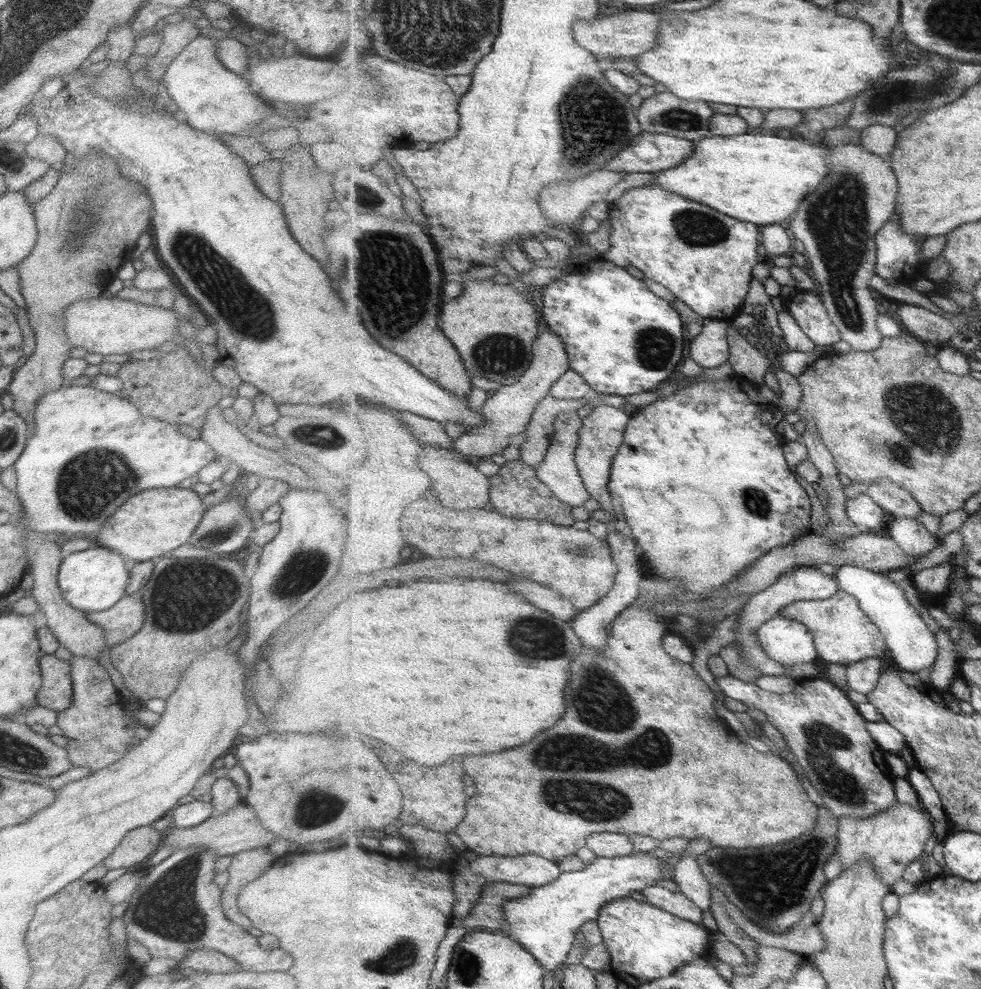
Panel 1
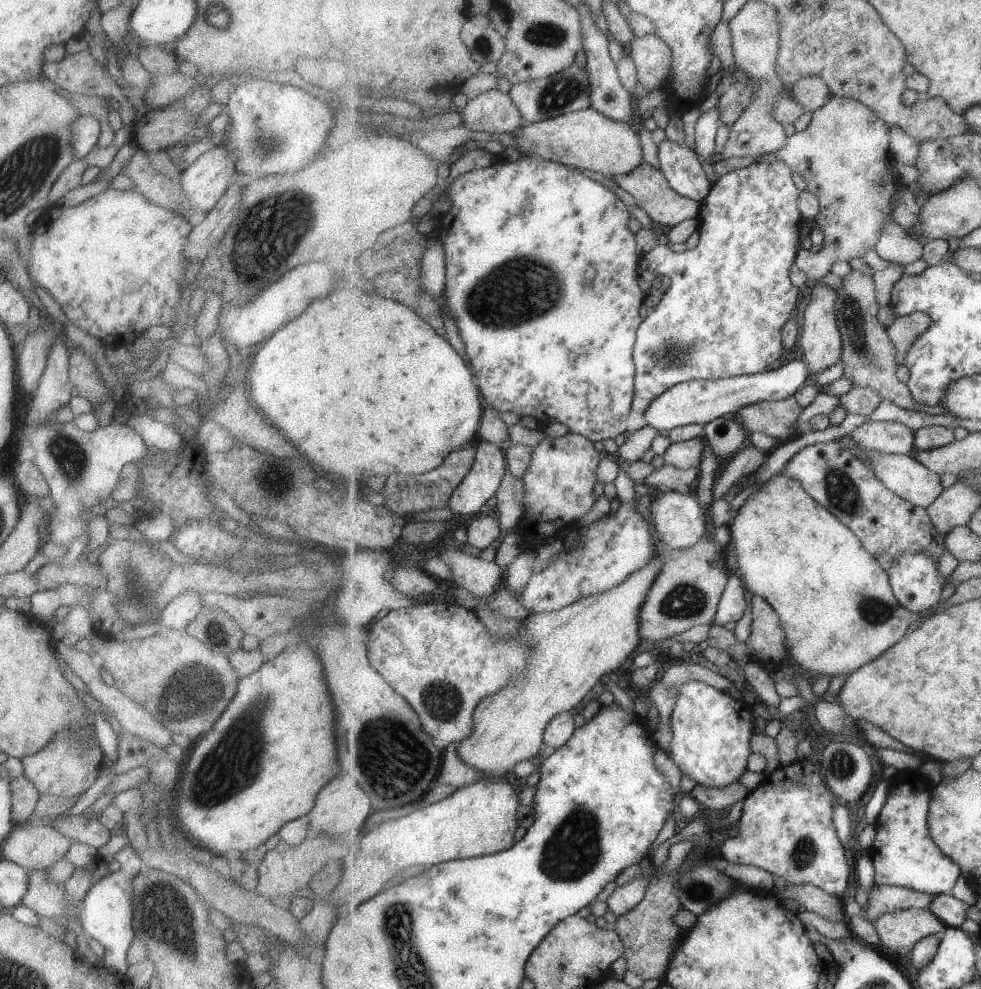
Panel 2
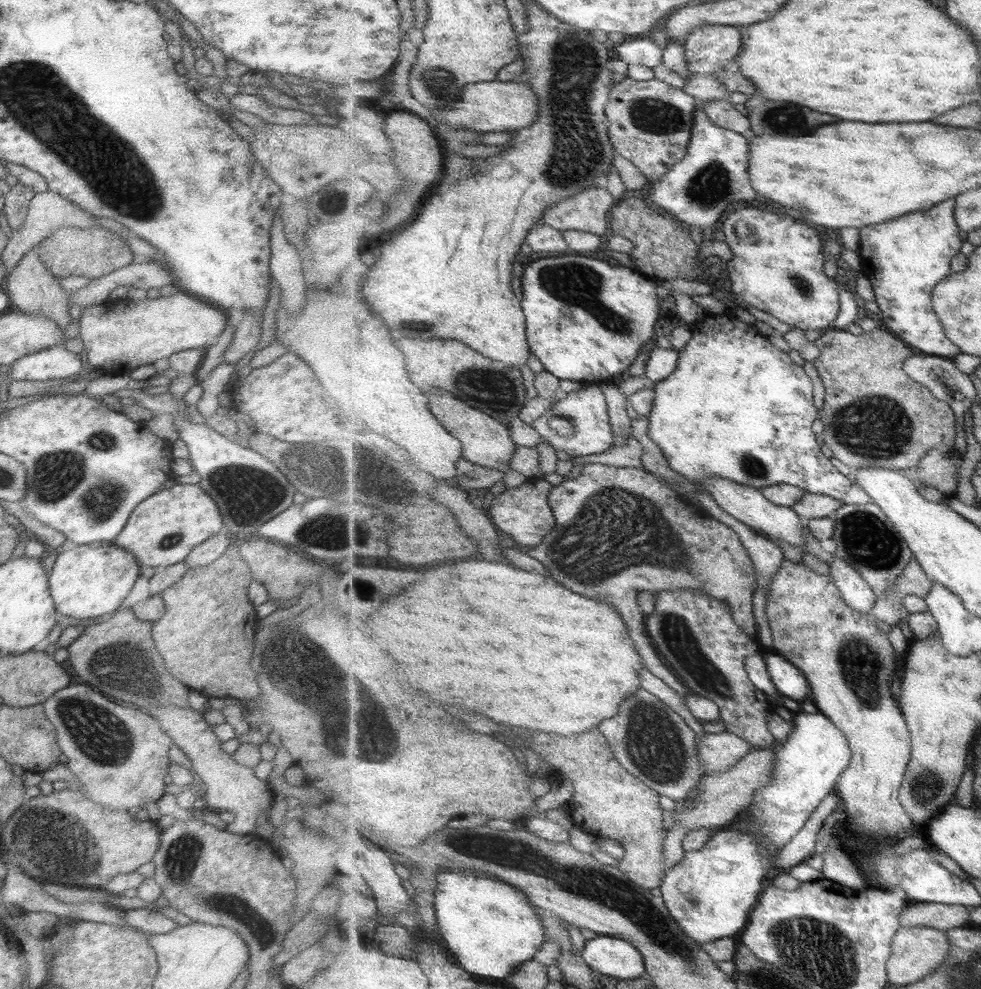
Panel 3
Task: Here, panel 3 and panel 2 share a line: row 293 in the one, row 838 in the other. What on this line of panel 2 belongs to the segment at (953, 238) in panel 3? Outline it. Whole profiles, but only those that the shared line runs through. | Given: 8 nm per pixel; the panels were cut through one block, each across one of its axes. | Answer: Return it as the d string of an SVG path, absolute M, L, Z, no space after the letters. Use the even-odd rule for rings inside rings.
M920 769L893 774L893 779L891 795L876 821L880 826L878 836L870 850L870 856L876 868L876 884L913 888L934 896L951 894L956 882L960 880L960 876L964 875L964 872L960 863L948 856L932 836L930 815L935 798L933 791L935 785L928 777L920 774Z

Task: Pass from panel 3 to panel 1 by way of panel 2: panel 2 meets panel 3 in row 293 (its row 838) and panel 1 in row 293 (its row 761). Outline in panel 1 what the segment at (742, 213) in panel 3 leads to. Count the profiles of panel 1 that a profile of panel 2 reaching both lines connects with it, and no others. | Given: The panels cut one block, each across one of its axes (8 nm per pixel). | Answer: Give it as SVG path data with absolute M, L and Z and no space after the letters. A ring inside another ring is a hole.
M796 291L793 296L783 298L786 309L794 316L803 332L816 342L817 346L830 346L842 342L843 332L832 320L823 296L812 291Z

